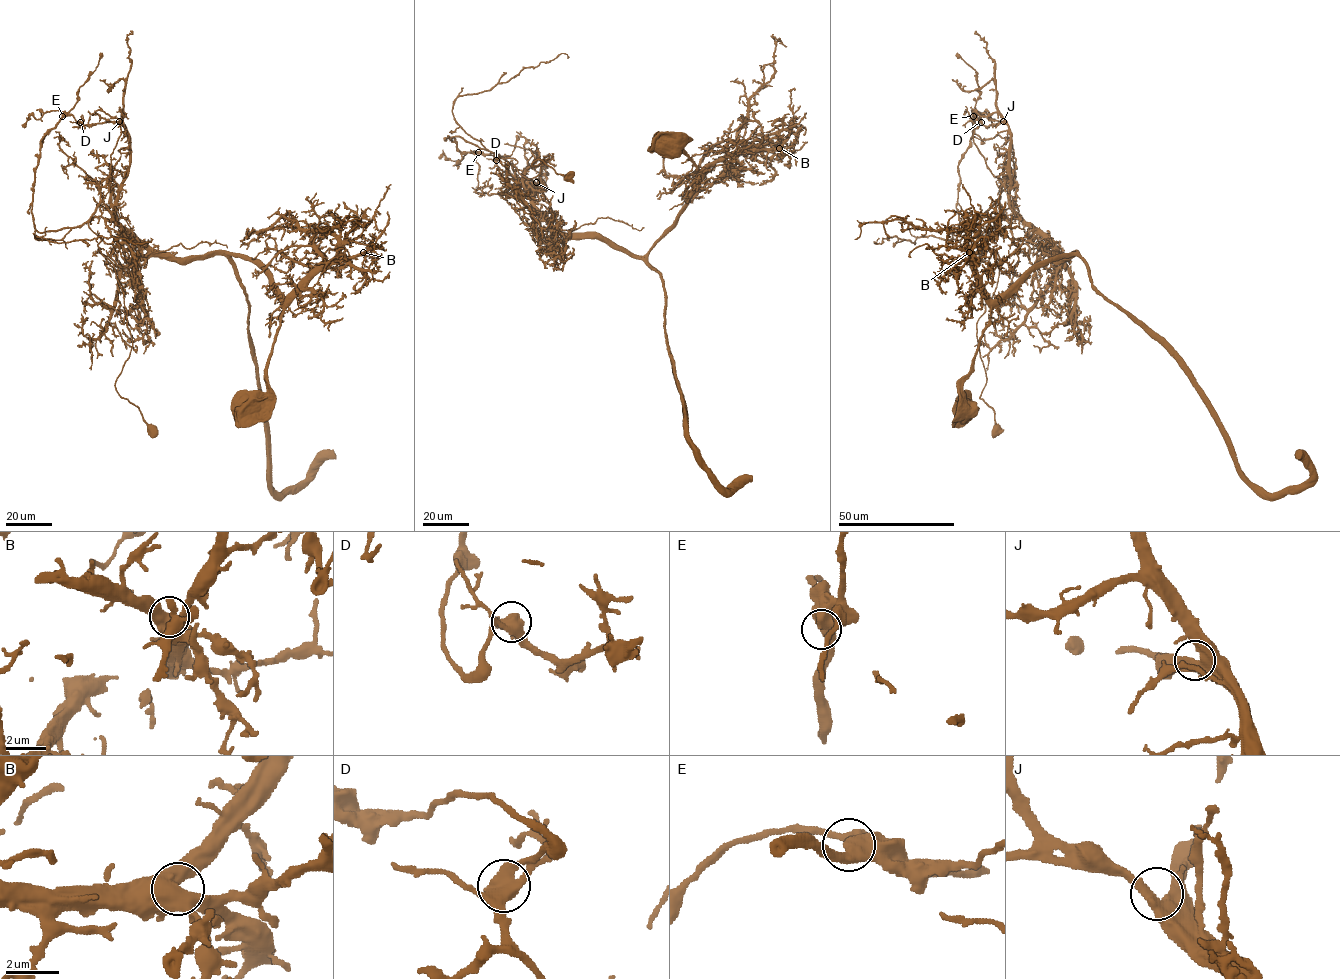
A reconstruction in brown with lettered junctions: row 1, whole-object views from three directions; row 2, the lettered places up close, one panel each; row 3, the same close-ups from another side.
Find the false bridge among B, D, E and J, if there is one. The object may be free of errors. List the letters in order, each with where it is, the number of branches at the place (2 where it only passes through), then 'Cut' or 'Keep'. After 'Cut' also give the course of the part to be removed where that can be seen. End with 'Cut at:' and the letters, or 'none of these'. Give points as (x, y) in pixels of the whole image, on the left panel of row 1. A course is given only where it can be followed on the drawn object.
B: Place: (363, 252). Branches: 2. Keep
D: Place: (80, 122). Branches: 2. Cut. Course of the part to remove: (80, 121), (65, 115), (40, 142), (34, 226), (87, 223), (101, 239), (132, 340), (115, 387), (154, 437)
E: Place: (62, 116). Branches: 2. Keep
J: Place: (119, 121). Branches: 2. Keep
Cut at: D

